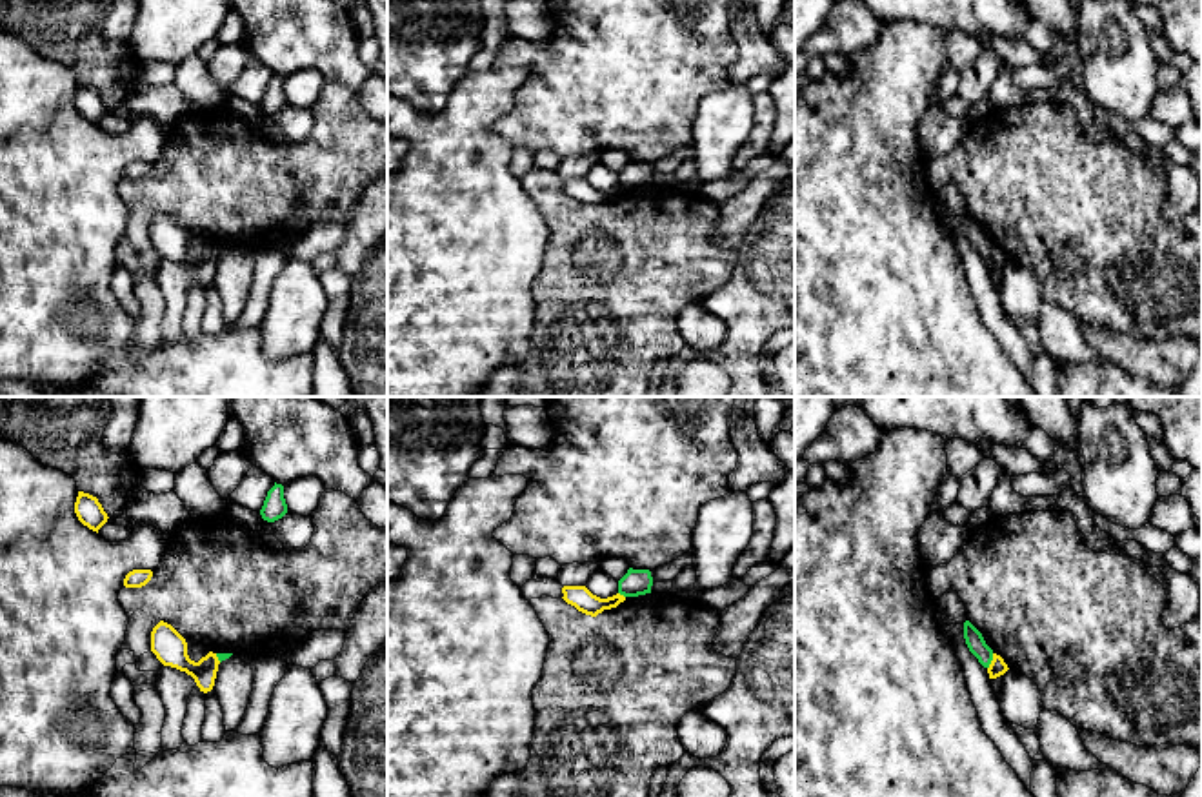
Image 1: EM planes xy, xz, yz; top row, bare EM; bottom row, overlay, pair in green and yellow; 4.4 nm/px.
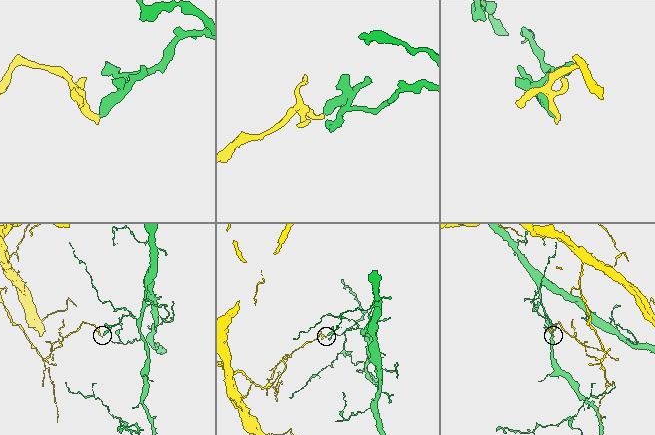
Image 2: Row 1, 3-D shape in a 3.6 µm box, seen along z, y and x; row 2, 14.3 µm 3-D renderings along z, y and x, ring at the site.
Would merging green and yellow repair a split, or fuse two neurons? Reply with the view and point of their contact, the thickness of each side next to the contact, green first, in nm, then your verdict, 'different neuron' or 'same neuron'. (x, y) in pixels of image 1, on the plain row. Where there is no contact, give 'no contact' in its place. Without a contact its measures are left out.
meets green in yz at (991, 252); 80 nm thick on the green side, 70 nm on the other; different neuron

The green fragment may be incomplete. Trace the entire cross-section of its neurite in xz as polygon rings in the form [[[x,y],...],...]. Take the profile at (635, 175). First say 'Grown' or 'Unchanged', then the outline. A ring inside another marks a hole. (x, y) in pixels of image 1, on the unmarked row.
Unchanged. [[[633,162],[618,173],[618,186],[624,189],[638,189],[651,186],[653,169],[649,162]]]

